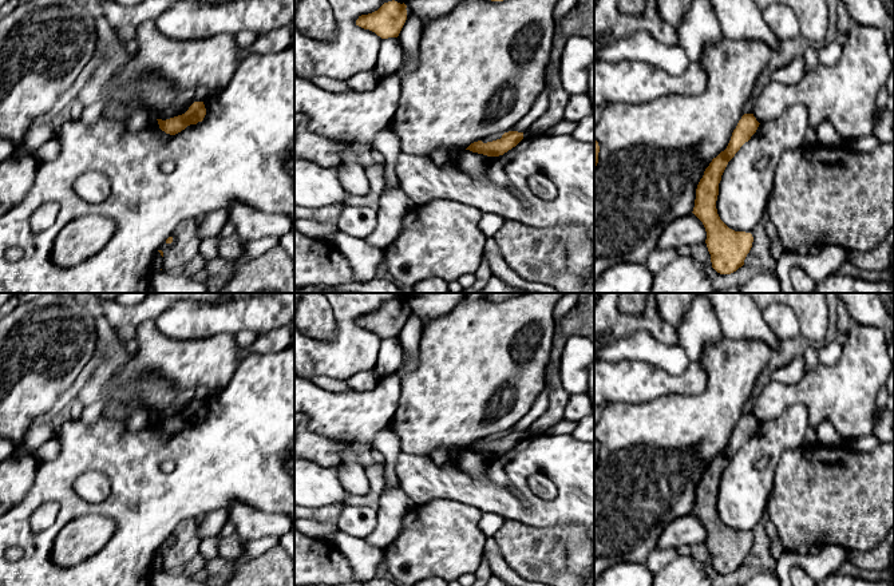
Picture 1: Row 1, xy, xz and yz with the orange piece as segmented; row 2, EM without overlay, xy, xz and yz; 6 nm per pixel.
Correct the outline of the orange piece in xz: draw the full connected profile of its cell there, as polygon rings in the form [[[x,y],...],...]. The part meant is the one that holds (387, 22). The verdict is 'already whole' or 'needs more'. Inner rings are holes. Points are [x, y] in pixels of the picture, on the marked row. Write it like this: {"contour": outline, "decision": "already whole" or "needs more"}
{"contour": [[[395,0],[384,3],[377,11],[361,15],[356,25],[375,32],[381,39],[397,37],[406,20],[407,5]]], "decision": "already whole"}

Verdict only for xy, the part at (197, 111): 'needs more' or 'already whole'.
already whole

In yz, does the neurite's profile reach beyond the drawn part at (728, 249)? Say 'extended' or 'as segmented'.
as segmented

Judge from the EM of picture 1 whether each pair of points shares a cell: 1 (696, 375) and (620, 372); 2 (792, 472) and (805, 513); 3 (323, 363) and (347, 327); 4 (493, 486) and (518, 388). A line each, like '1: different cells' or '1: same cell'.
1: same cell
2: same cell
3: same cell
4: different cells

